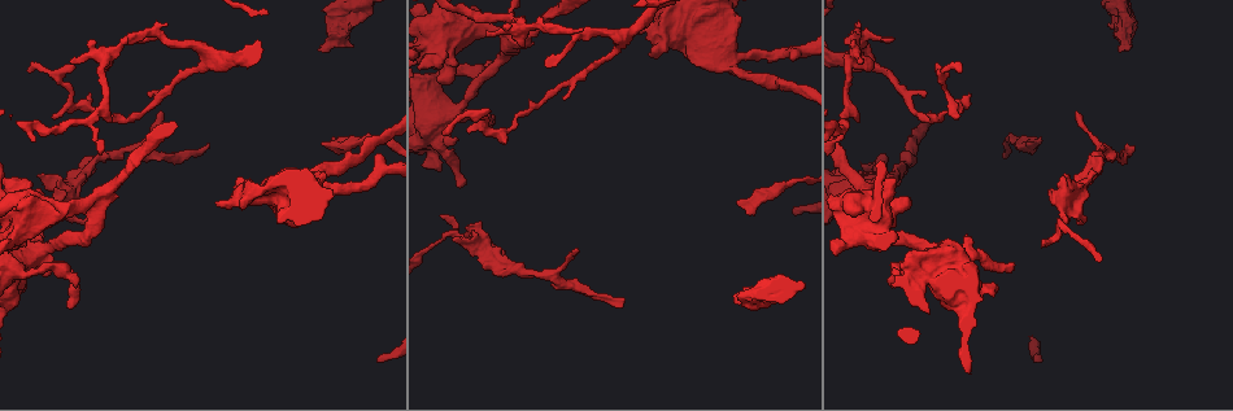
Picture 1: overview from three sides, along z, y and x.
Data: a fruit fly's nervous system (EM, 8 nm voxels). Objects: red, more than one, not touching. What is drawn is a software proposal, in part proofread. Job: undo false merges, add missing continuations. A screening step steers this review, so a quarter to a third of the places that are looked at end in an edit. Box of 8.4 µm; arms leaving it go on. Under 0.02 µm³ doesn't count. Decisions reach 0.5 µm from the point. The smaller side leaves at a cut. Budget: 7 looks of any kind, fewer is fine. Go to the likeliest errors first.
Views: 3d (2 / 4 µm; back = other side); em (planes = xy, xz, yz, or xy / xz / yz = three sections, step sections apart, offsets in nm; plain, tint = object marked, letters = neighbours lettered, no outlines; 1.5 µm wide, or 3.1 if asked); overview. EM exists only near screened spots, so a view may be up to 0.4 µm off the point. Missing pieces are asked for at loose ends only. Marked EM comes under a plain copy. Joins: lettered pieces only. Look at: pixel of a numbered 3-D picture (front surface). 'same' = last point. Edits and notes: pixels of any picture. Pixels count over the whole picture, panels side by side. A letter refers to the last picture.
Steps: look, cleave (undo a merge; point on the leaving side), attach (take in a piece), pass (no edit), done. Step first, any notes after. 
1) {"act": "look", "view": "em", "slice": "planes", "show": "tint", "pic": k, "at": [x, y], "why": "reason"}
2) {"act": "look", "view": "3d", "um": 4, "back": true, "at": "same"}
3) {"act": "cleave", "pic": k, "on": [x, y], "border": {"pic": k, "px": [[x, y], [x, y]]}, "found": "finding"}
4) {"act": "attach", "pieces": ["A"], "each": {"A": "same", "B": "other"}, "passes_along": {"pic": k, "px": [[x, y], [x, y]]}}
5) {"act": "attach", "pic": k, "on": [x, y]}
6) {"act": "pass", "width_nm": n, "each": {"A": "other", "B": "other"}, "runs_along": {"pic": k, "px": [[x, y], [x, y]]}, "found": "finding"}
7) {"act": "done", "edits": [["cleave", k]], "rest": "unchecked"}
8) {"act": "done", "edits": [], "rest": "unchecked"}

{"act": "look", "view": "3d", "um": 2, "back": true, "pic": 1, "at": [207, 144]}

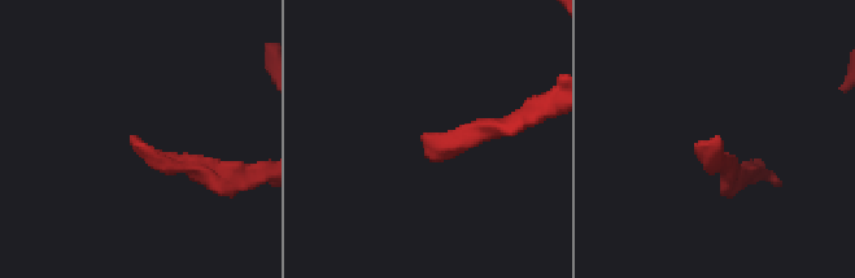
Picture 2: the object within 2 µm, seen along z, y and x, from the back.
{"act": "look", "view": "em", "slice": "planes", "show": "letters", "pic": 2, "at": [714, 139]}

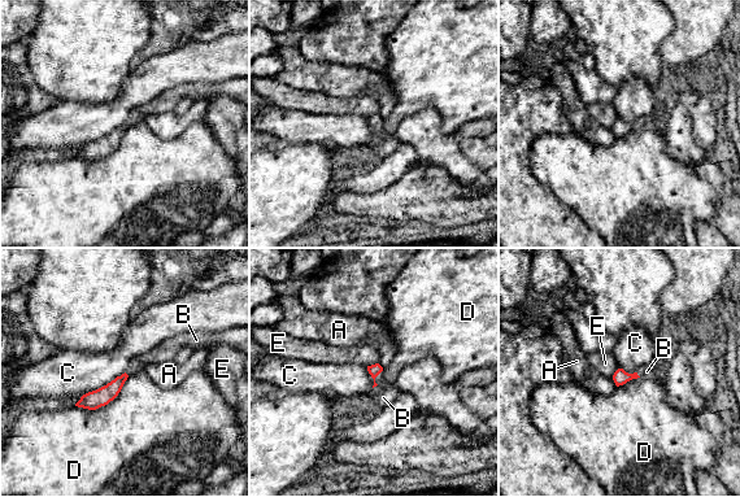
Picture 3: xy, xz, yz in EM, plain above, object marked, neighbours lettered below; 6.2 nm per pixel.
{"act": "attach", "pic": 3, "on": [647, 371], "each": {"A": "other", "B": "same", "C": "other", "D": "other", "E": "other"}, "found": "it goes on there"}

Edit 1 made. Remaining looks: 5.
{"act": "look", "view": "3d", "um": 2, "pic": 1, "at": [1077, 222]}

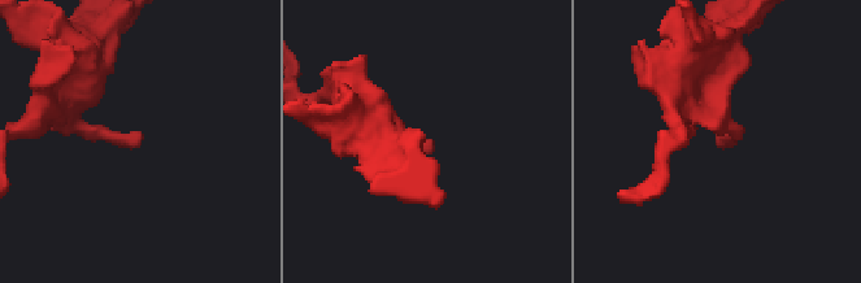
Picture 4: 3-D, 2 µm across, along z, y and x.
{"act": "look", "view": "em", "slice": "yz", "step": 4, "show": "letters", "pic": 4, "at": [140, 136]}

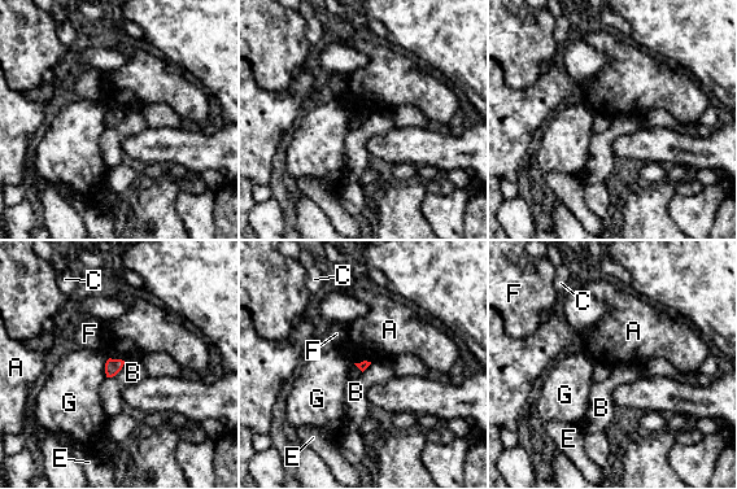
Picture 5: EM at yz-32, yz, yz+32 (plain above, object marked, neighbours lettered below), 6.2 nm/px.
{"act": "look", "view": "em", "slice": "planes", "show": "letters", "at": "same", "why": "cut it another way"}

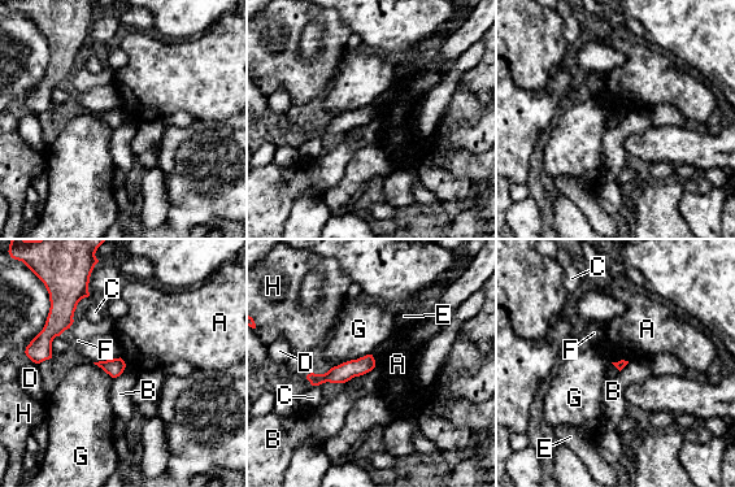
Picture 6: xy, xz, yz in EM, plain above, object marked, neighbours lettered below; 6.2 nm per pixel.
{"act": "pass", "longest_contact_nm": ["G", 260], "each": {"A": "other", "B": "other", "C": "other", "D": "other", "E": "other", "F": "other", "G": "other", "H": "other"}, "runs_along": {"pic": 6, "px": [[372, 362], [340, 374], [311, 377]]}, "found": "none of them fits"}

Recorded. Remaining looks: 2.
{"act": "look", "view": "em", "slice": "xy", "step": 4, "show": "letters", "pic": 1, "at": [71, 62], "why": "an open end"}

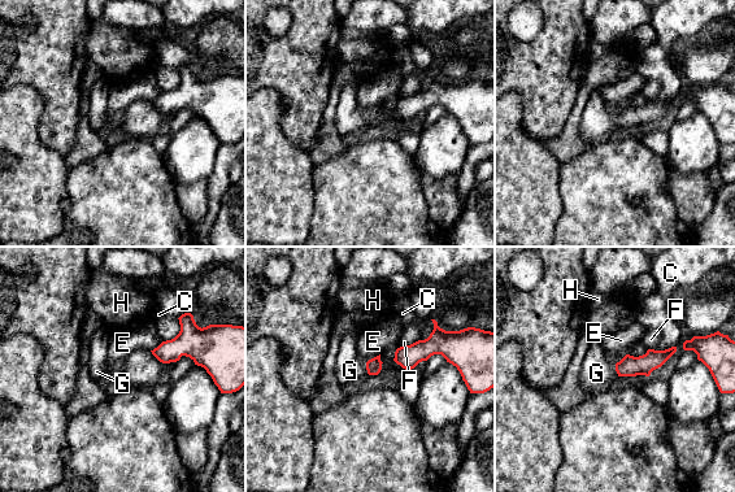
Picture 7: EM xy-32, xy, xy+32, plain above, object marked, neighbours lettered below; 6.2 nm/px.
{"act": "attach", "pic": 7, "on": [349, 369], "each": {"C": "other", "E": "other", "F": "other", "G": "same", "H": "other"}, "found": "it goes on there"}

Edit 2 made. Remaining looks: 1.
{"act": "done", "edits": [["attach", 3], ["attach", 7]], "rest": "unchecked"}

